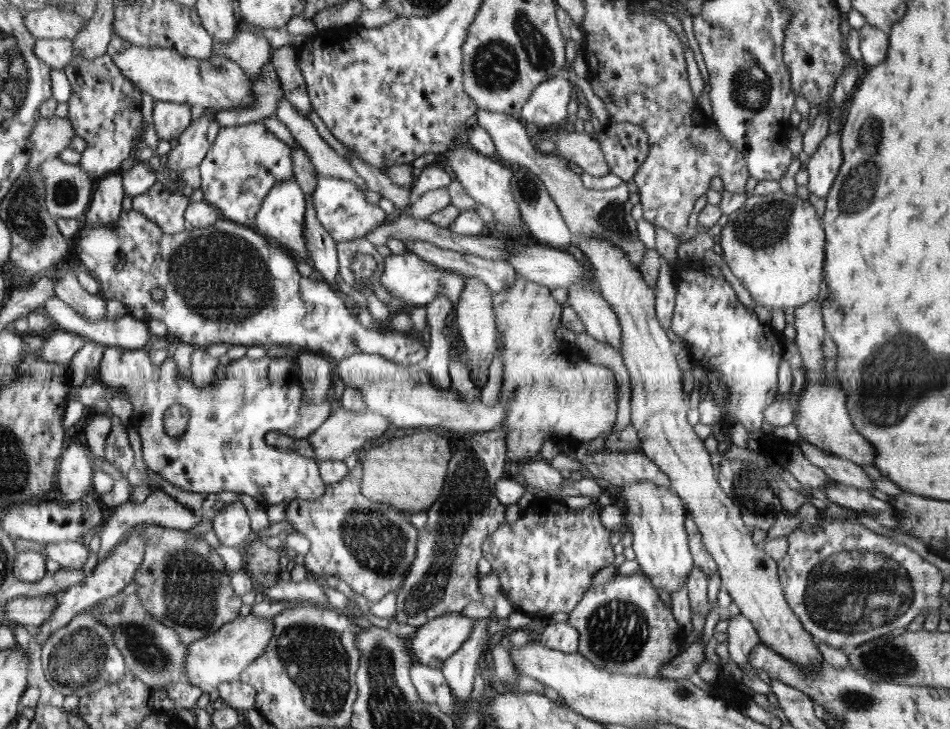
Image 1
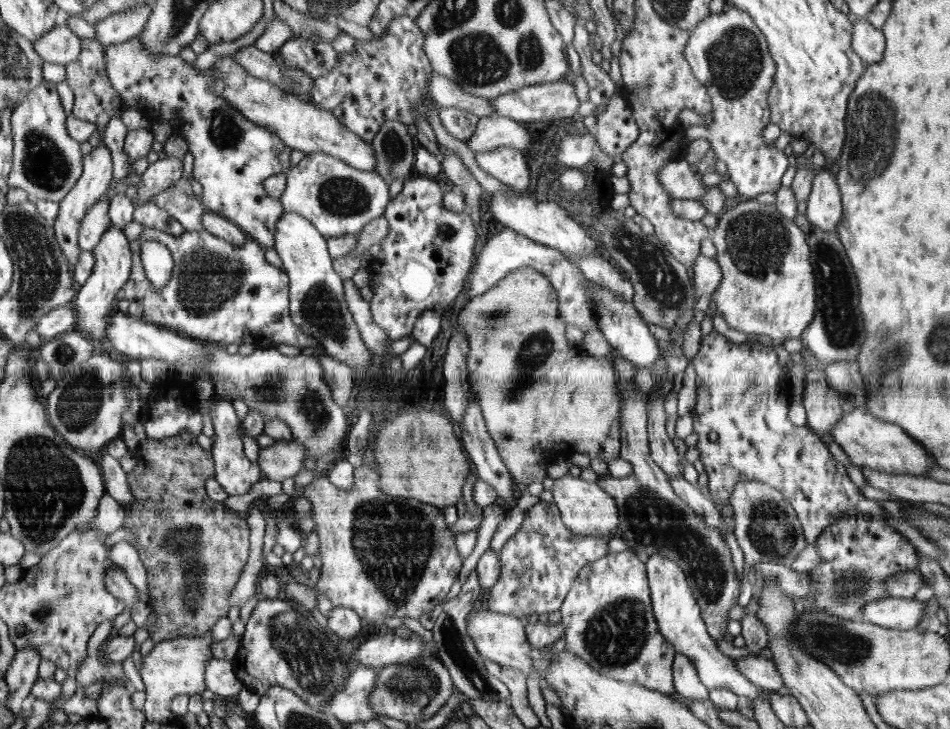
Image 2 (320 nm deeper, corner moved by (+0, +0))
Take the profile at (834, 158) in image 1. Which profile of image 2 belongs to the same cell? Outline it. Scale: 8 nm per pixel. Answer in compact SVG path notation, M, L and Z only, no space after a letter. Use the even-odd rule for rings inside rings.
M825 167L816 170L807 201L805 217L810 224L838 236L837 226L843 213L841 195L837 179Z

